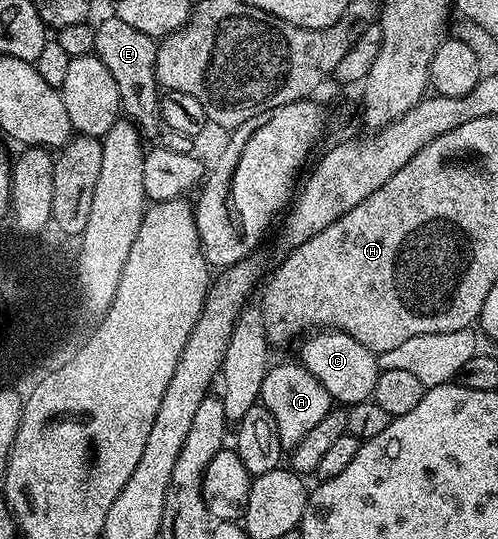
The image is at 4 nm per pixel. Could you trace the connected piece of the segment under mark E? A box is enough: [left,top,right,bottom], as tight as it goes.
[93,17,161,133]

